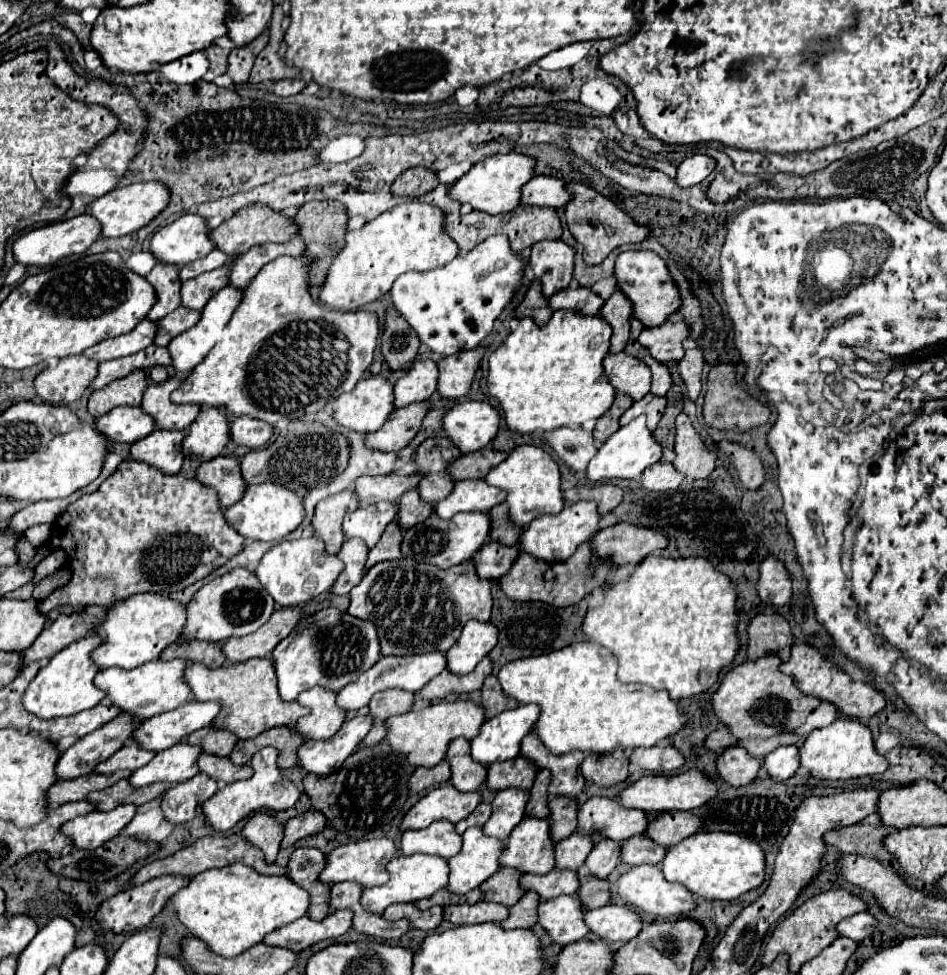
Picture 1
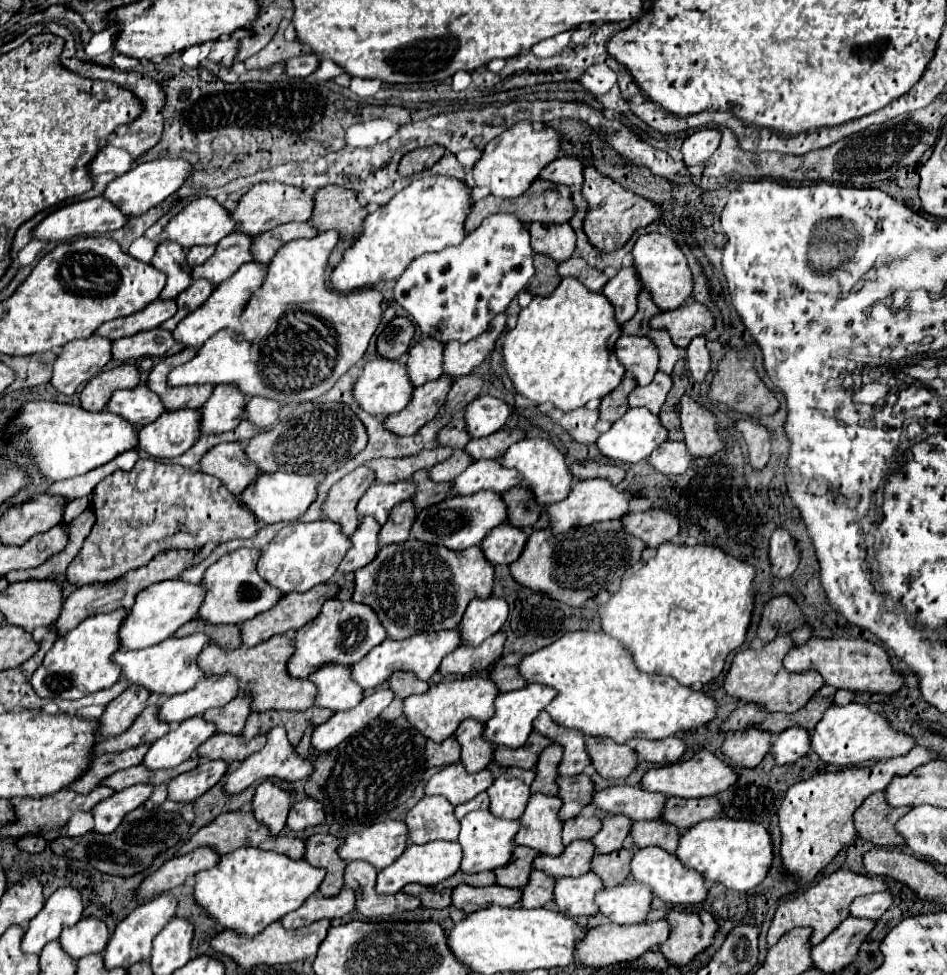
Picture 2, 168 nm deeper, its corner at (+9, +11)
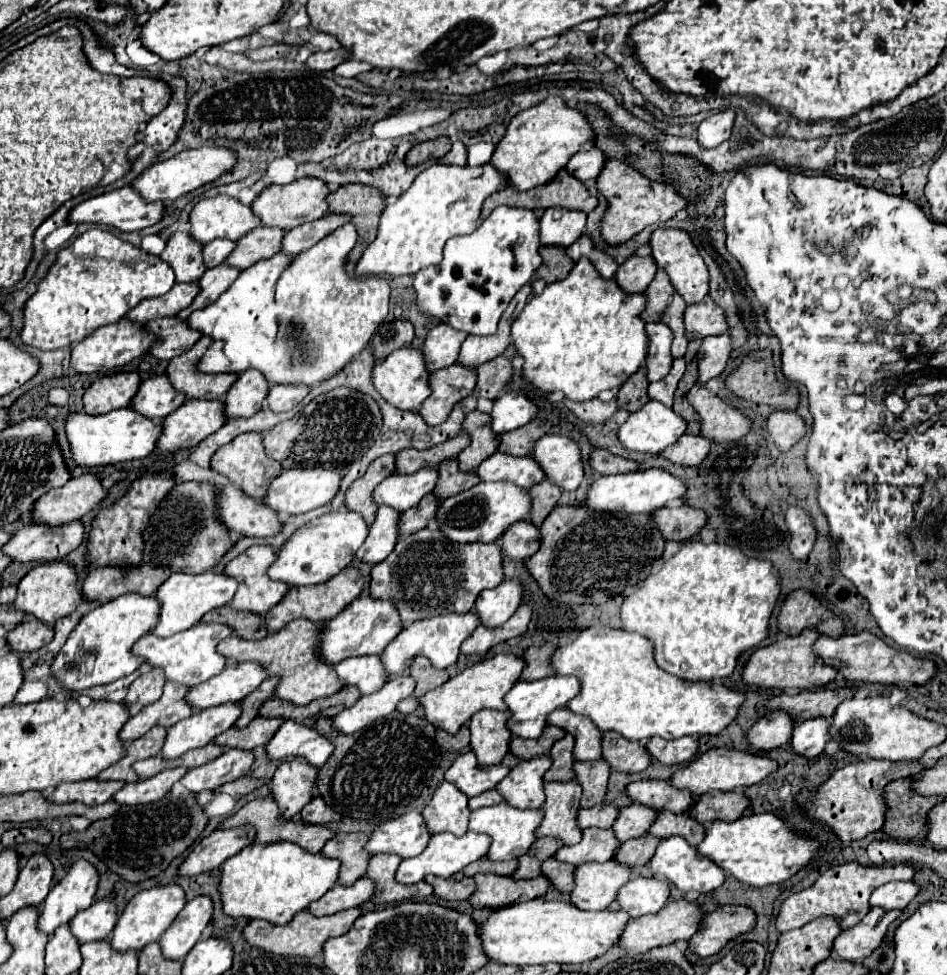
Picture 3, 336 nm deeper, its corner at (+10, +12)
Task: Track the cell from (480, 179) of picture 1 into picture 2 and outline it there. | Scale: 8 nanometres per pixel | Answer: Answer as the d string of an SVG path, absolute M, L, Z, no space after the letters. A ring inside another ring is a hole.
M529 121L517 123L511 129L503 131L499 137L489 141L479 157L479 161L473 165L473 181L475 187L487 187L491 195L501 199L511 199L529 189L529 185L539 175L541 167L551 163L559 151L561 135L555 129L545 127L533 127Z

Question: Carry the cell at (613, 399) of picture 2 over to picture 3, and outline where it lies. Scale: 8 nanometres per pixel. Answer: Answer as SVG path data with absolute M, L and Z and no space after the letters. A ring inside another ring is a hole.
M642 366L636 374L632 374L624 384L618 394L618 406L628 412L640 410L646 402L650 400L648 396L648 378L646 378L646 368Z

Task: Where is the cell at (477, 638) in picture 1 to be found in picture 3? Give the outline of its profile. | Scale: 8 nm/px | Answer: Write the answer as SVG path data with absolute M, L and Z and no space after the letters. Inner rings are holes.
M504 580L500 586L492 590L482 590L474 608L480 616L480 622L496 628L502 626L520 606L524 598L524 586L520 580Z

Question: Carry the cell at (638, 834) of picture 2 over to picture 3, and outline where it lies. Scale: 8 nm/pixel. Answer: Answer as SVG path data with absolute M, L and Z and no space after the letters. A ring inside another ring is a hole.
M660 812L654 826L648 830L652 836L668 838L668 836L684 836L692 846L698 846L704 840L706 828L700 826L694 818L690 818L688 812L684 814L672 814L672 812Z

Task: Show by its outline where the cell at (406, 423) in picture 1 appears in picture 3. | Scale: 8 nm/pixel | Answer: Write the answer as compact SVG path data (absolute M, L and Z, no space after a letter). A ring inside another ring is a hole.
M452 364L448 368L436 370L432 374L432 396L422 404L418 410L430 426L442 422L454 404L458 404L462 398L472 394L476 388L478 374L474 368L466 368L462 364Z

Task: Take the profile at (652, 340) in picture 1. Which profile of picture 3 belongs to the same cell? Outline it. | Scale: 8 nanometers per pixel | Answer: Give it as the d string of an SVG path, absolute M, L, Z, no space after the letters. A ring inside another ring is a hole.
M710 298L700 304L692 304L684 312L686 336L688 340L706 338L706 336L720 336L728 332L728 322L724 310Z

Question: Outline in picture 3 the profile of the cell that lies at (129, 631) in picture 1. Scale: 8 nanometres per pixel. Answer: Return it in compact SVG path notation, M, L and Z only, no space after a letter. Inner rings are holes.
M202 572L202 574L172 574L160 588L158 592L154 594L160 604L162 604L162 610L160 610L160 622L158 626L154 628L154 634L166 638L166 636L172 636L176 632L182 632L182 630L188 630L192 628L194 624L200 622L200 618L214 610L214 608L220 608L220 606L226 606L226 602L230 602L236 594L236 588L238 588L238 582L228 576L228 574L218 574L218 572Z

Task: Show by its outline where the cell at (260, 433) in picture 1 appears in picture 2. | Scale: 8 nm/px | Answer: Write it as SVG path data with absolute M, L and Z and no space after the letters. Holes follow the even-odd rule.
M251 397L245 403L245 419L251 421L255 427L265 429L265 427L271 427L275 423L275 419L279 415L279 409L281 409L281 405L271 401L271 399Z

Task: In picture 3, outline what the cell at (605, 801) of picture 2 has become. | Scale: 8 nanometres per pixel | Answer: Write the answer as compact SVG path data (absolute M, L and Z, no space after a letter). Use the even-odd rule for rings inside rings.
M642 780L632 782L628 788L628 796L640 804L656 808L658 812L686 812L694 804L694 794L688 790L680 790L664 780Z

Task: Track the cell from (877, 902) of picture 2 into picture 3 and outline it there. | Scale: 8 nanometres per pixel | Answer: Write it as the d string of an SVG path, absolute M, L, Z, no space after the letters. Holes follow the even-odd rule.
M902 880L902 882L890 882L874 890L870 896L872 906L882 906L886 910L902 910L906 908L920 892L920 886L914 880Z

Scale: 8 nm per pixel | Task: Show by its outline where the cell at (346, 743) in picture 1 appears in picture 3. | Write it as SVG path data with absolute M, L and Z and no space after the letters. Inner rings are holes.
M408 674L392 676L390 682L368 696L362 696L354 706L342 710L338 716L334 716L334 728L344 734L354 734L360 728L368 726L374 720L386 718L396 710L396 704L410 696L416 688L416 680Z

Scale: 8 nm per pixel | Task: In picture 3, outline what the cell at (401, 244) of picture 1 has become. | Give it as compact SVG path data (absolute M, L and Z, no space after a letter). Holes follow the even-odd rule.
M432 164L416 176L414 184L398 202L386 206L380 218L378 238L372 242L364 258L358 262L358 274L416 274L420 268L442 262L442 250L448 238L460 234L472 234L480 226L482 202L506 186L506 174L498 172L492 164L482 166L454 166L454 164Z

